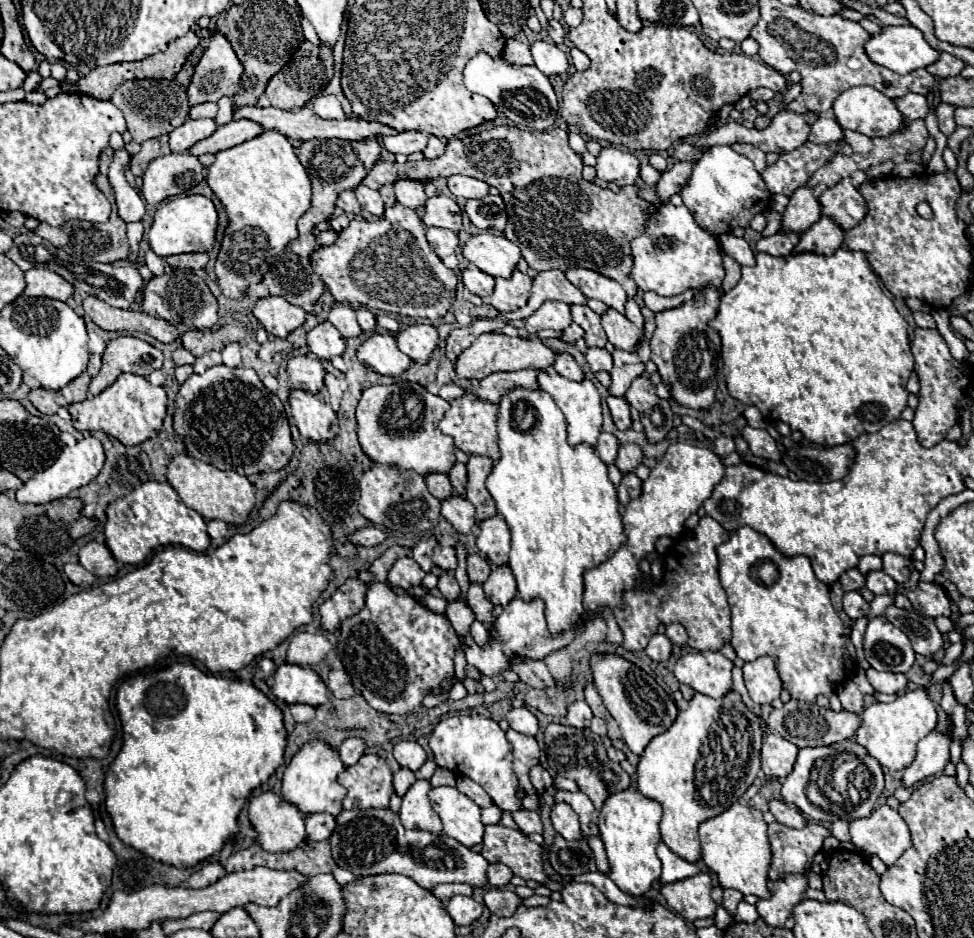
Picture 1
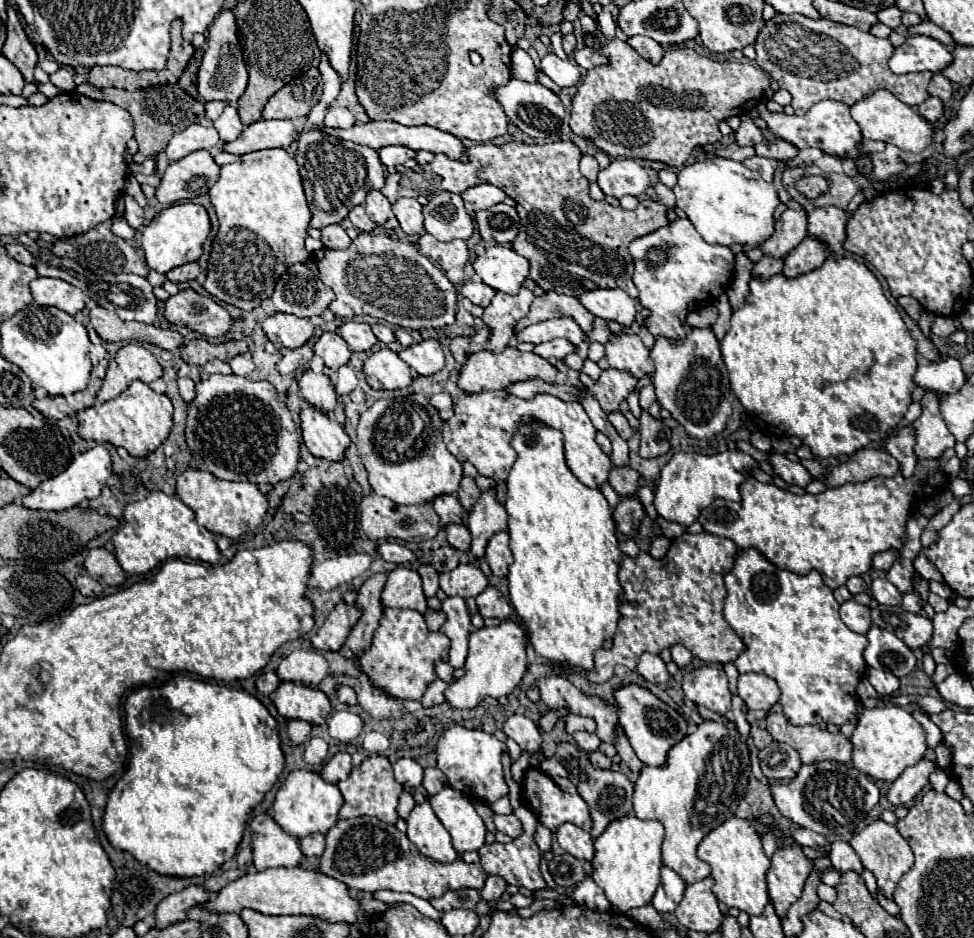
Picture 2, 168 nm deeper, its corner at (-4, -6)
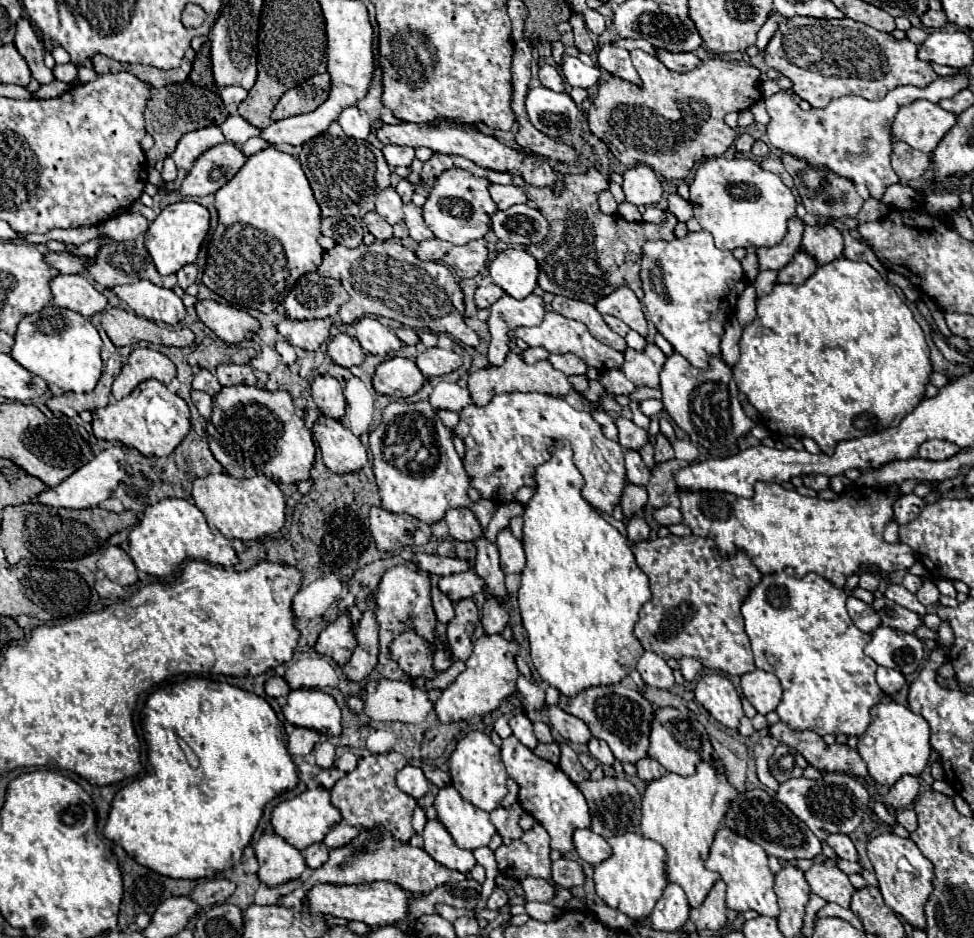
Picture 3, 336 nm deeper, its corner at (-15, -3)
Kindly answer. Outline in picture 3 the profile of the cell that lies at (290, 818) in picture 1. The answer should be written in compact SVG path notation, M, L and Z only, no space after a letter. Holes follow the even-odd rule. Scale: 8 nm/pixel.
M275 831L263 833L255 845L255 855L259 861L259 879L269 885L281 885L293 879L299 879L307 869L307 863L297 847L291 847L281 835Z

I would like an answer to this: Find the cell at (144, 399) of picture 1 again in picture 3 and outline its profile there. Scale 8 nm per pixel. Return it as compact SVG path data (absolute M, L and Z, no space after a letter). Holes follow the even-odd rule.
M149 379L137 385L137 389L121 401L109 403L107 407L93 411L93 435L105 441L119 441L127 447L135 447L139 453L165 457L185 439L189 433L189 407L187 403L171 393L163 383Z

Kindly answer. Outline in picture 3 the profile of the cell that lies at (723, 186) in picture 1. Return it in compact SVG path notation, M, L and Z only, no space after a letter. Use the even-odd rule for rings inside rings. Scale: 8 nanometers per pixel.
M711 157L699 163L689 197L695 219L715 237L719 249L773 247L787 235L787 221L795 215L795 197L779 175L763 171L751 159Z

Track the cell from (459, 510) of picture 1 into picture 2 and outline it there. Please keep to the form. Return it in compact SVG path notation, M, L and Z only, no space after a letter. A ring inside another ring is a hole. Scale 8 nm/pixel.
M448 526L446 528L446 540L458 552L470 550L470 532L466 526Z

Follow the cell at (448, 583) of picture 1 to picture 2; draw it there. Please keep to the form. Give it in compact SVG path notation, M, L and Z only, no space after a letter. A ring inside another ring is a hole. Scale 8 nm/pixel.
M454 596L454 598L446 598L442 602L442 612L446 616L440 632L444 636L448 636L450 640L450 666L452 668L462 668L464 664L464 656L468 654L468 636L472 632L472 624L470 624L470 614L466 608L464 598Z

